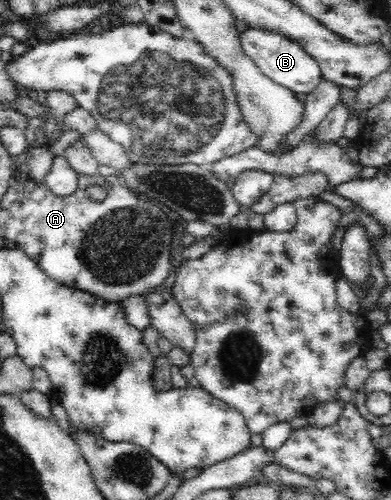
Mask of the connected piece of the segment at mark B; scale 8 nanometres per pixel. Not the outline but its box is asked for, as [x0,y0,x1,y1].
[239,28,323,94]

